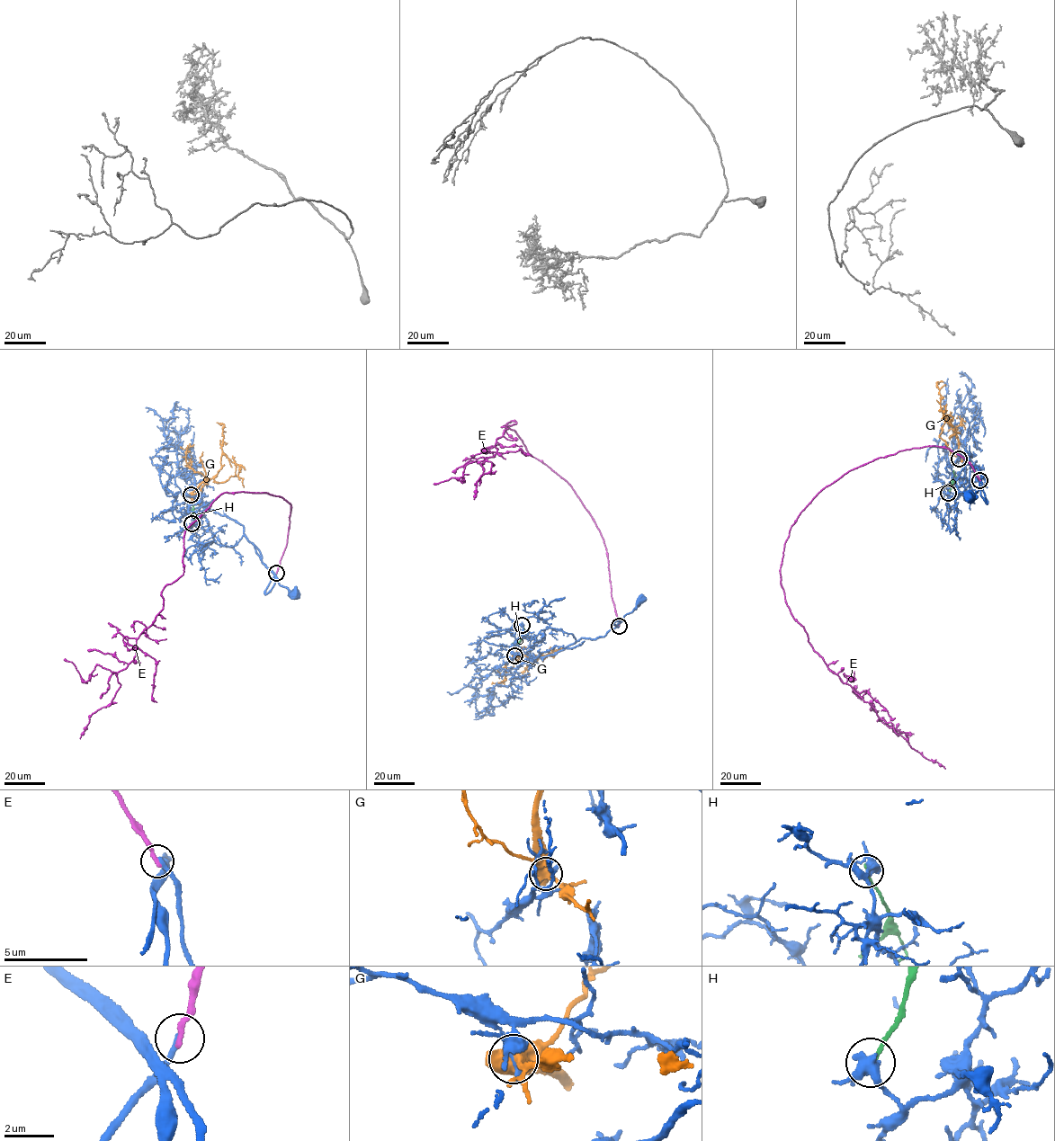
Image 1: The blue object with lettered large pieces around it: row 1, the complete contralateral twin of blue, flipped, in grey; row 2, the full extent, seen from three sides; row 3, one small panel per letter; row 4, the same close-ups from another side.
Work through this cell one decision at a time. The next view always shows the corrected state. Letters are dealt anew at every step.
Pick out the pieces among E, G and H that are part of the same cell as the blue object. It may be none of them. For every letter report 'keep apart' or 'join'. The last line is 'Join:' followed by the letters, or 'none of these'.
E: keep apart
G: keep apart
H: keep apart
Join: none of these

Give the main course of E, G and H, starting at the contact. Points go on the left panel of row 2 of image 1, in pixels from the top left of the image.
E: (276, 573), (291, 504), (224, 492), (187, 529), (183, 574), (162, 591), (111, 704), (80, 738)
G: (191, 494), (206, 480), (213, 477), (221, 467), (224, 426), (217, 423)
H: (192, 523), (195, 521), (193, 506), (186, 503)

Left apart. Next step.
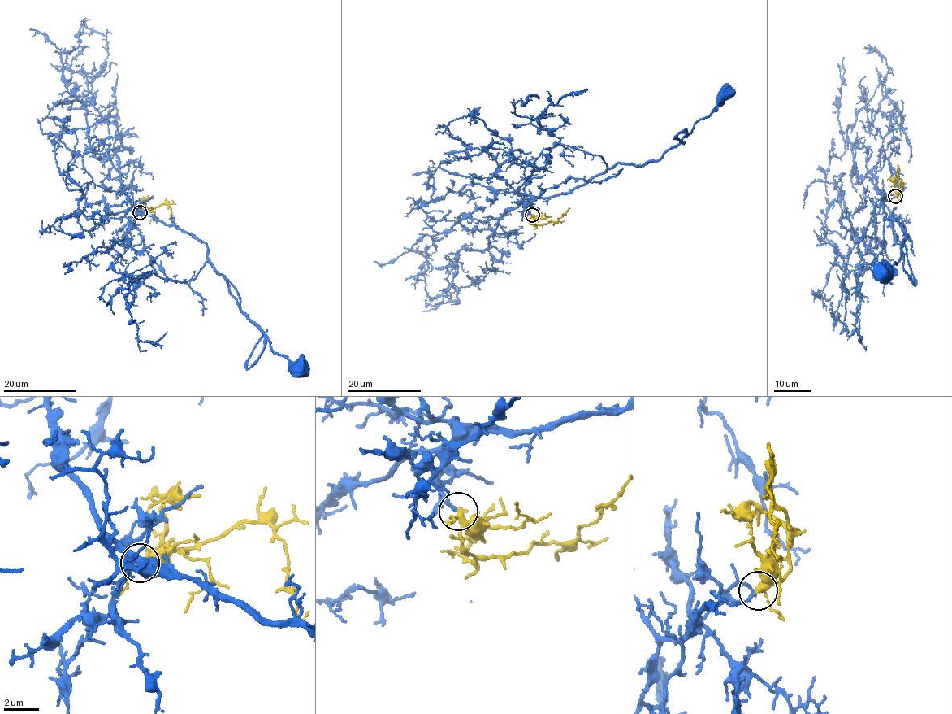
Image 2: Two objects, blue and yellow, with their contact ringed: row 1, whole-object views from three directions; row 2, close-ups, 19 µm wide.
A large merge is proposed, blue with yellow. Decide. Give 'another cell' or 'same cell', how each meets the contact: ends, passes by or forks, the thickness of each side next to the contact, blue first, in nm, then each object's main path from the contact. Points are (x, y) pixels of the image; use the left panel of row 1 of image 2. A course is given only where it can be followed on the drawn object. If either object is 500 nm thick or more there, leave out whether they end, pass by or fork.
same cell | blue ends | yellow forks | 190/240 nm | blue via (140, 213), (136, 210), (205, 243), (209, 263), (224, 276), (231, 296), (270, 341), (270, 350), (300, 367) | yellow via (140, 213), (166, 204), (170, 208), (172, 224), (175, 223)

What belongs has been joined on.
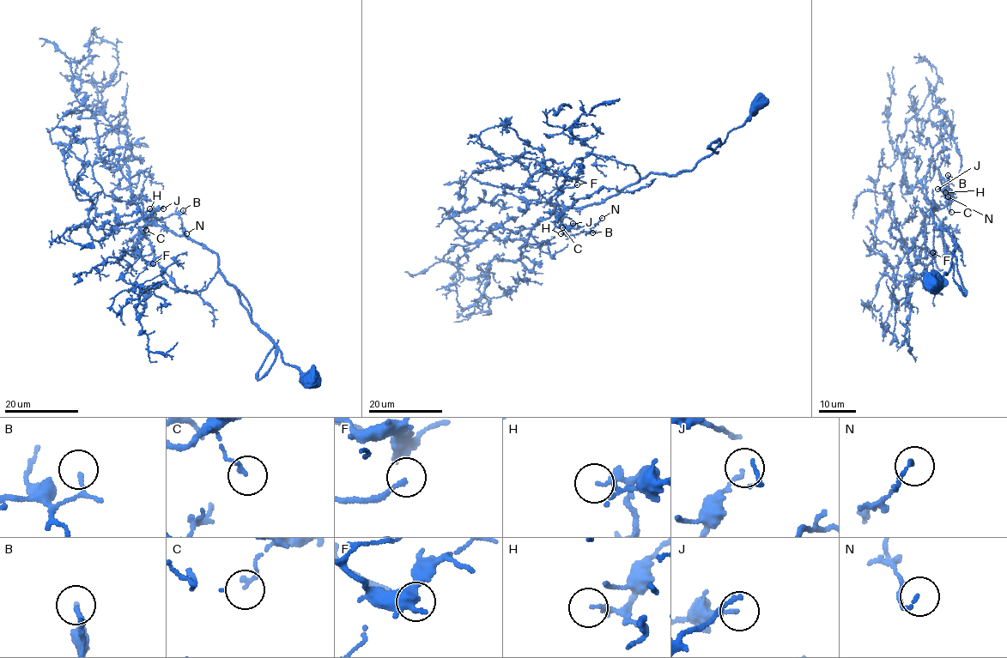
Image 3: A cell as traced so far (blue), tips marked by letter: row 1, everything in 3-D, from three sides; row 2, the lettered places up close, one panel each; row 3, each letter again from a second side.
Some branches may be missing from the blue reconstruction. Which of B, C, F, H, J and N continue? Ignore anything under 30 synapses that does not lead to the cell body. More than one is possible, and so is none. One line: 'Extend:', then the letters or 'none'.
Extend: F

